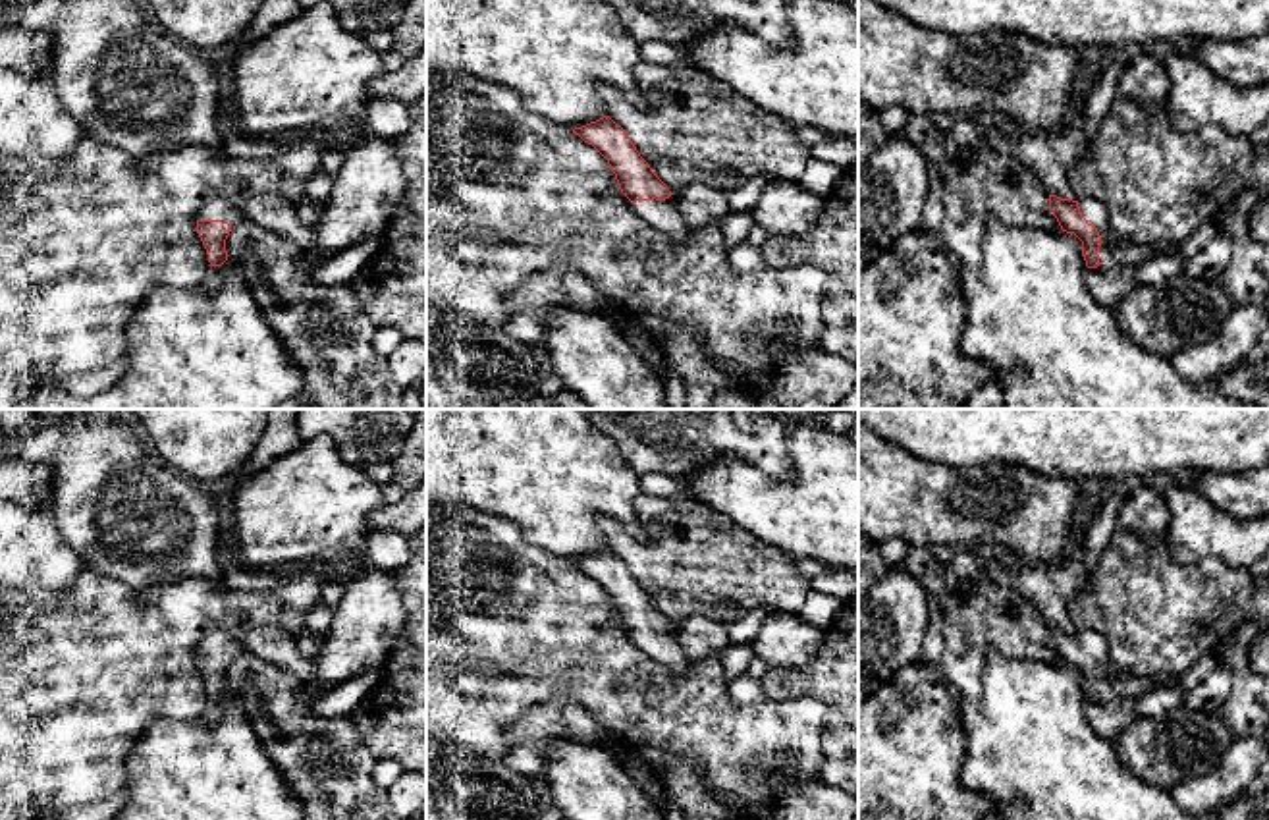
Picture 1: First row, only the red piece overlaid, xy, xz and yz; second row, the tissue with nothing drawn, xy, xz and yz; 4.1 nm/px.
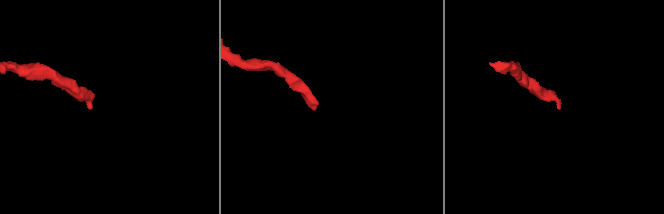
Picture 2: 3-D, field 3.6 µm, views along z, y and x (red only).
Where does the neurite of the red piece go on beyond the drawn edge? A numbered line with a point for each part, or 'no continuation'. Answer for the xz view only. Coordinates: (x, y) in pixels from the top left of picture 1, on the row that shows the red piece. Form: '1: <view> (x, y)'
1: xz (662, 215)

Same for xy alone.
1: xy (222, 209)

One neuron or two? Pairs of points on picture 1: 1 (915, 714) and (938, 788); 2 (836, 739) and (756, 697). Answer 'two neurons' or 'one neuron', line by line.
1: one neuron
2: two neurons

